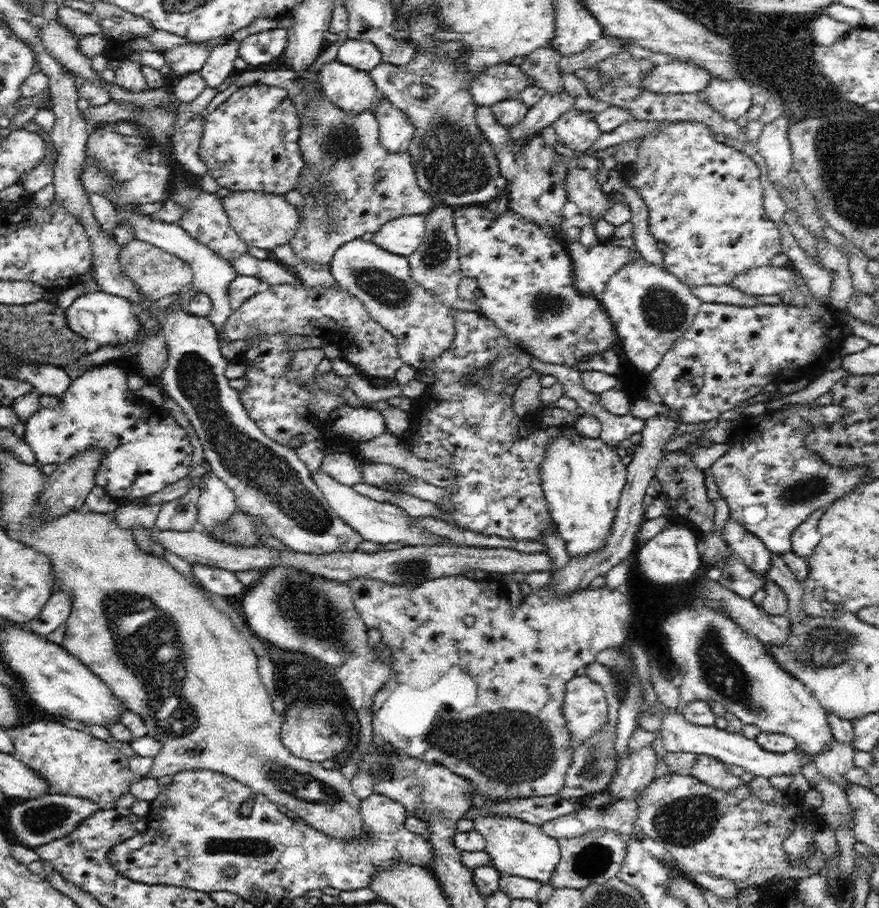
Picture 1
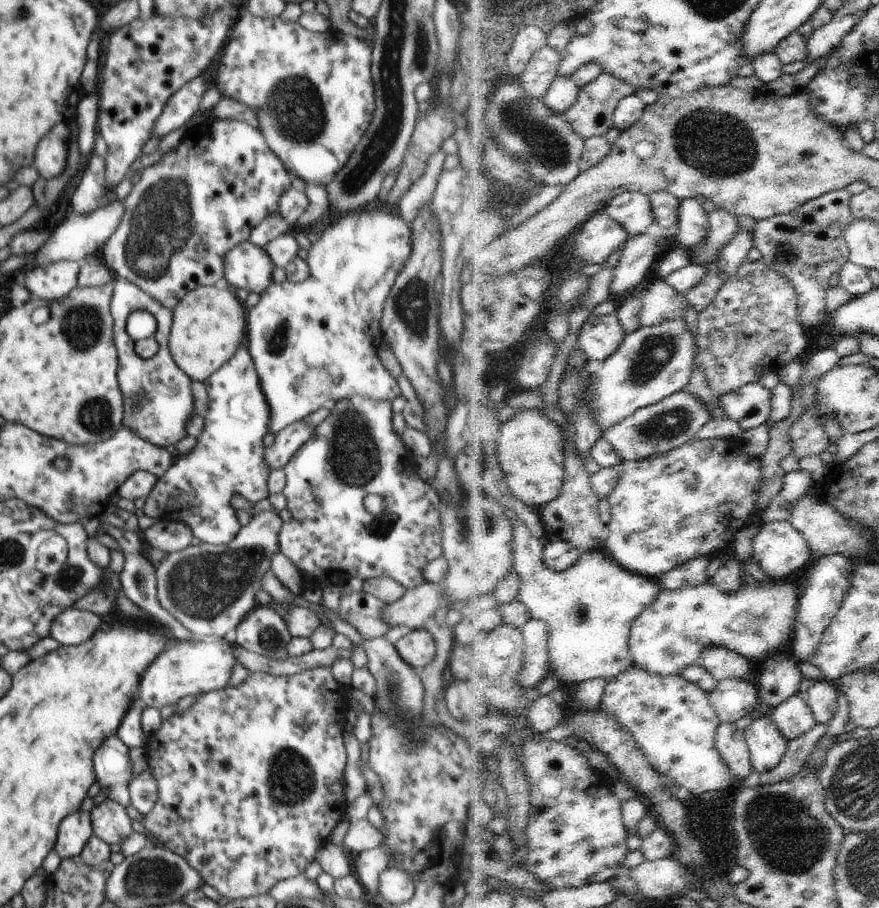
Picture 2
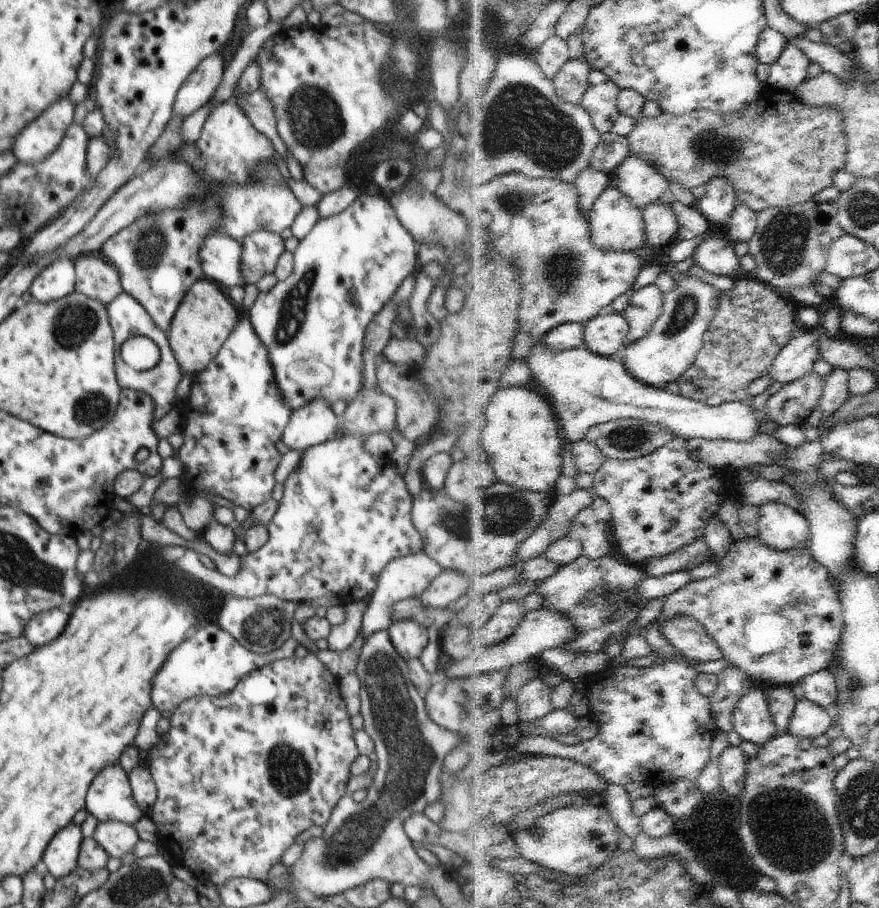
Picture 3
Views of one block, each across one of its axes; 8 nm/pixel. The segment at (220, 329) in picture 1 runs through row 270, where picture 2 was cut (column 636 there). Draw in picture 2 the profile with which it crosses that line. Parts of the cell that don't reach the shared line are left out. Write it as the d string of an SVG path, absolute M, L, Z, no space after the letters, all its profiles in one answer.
M628 191L618 195L602 212L618 220L628 230L630 239L656 228L653 201L646 193Z

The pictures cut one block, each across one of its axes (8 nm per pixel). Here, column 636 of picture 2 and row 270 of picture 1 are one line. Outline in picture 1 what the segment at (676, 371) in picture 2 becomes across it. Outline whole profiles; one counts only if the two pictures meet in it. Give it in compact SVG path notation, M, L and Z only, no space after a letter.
M358 238L343 244L330 263L341 288L360 301L374 323L392 334L404 364L416 370L433 368L453 347L458 310L415 279L409 257L386 252L372 241Z

